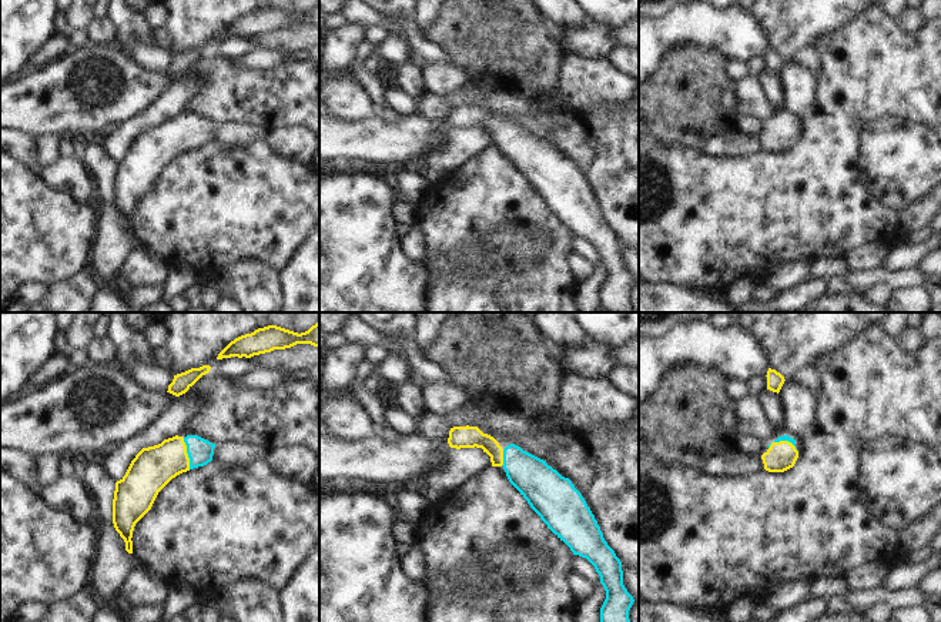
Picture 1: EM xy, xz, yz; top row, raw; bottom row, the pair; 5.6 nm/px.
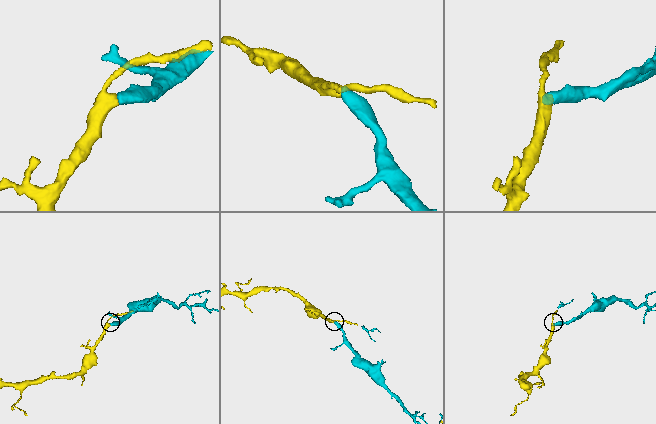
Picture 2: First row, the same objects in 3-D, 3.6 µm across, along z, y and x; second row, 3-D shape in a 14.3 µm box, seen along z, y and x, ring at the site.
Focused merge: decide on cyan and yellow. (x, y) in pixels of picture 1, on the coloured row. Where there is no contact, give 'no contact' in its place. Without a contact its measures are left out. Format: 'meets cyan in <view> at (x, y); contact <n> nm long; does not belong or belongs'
meets cyan in xy at (187, 452); contact 180 nm long; belongs

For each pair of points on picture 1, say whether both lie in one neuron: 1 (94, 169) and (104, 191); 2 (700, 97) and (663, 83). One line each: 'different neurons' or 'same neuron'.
1: same neuron
2: same neuron

